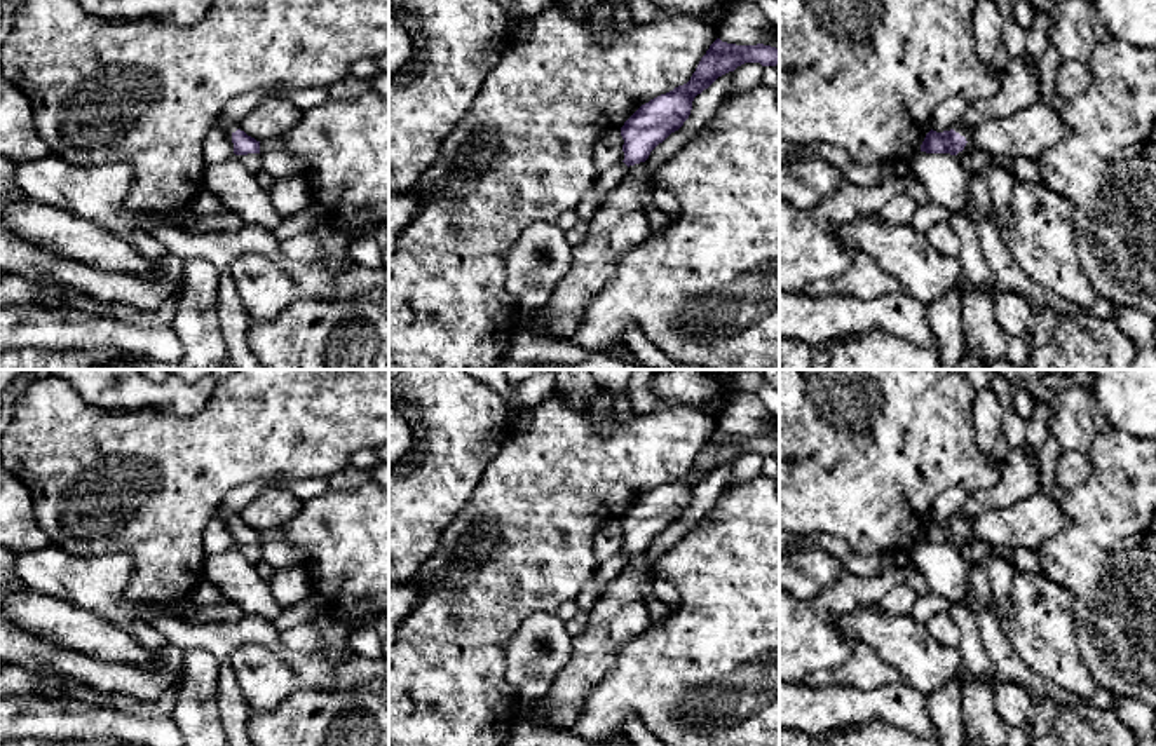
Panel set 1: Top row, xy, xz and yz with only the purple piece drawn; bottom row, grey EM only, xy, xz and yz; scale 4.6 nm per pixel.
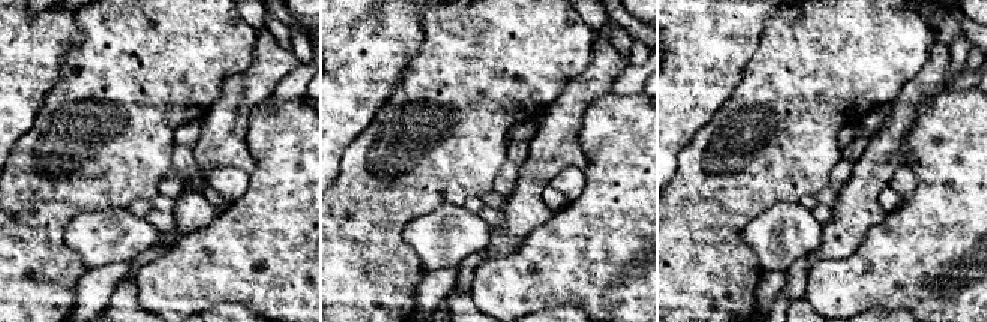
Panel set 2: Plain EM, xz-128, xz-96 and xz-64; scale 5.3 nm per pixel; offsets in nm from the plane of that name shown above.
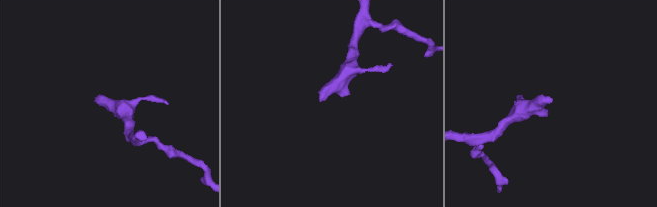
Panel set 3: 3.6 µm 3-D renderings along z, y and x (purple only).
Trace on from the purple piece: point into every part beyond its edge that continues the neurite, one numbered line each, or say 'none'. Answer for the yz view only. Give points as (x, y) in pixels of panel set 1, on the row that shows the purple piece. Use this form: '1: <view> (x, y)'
1: yz (1020, 81)

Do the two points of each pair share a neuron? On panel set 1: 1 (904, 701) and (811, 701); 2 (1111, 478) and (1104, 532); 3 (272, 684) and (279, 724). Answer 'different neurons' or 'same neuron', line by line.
1: same neuron
2: same neuron
3: different neurons

